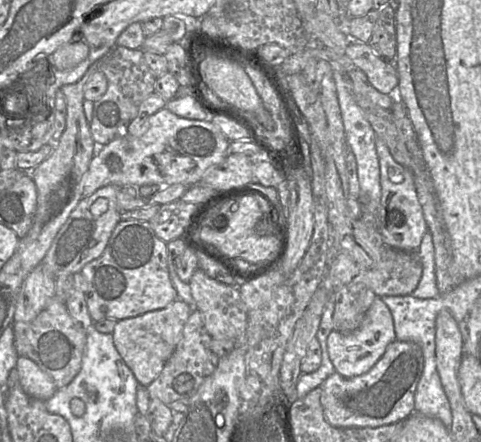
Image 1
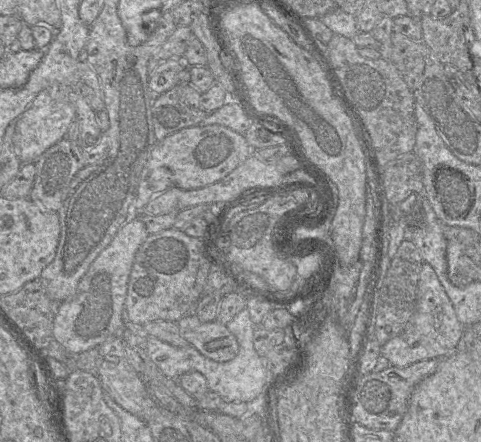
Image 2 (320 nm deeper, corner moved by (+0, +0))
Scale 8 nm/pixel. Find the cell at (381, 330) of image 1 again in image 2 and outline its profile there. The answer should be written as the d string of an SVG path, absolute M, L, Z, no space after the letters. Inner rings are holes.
M422 265L414 312L405 329L381 347L381 355L390 365L405 367L413 363L446 358L460 349L465 326L458 320L452 302L443 288L434 268Z

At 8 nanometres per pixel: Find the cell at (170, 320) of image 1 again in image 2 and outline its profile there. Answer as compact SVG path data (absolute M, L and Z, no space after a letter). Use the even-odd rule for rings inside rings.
M195 315L177 321L182 337L202 355L214 361L229 361L239 351L237 338L223 323L201 322Z

